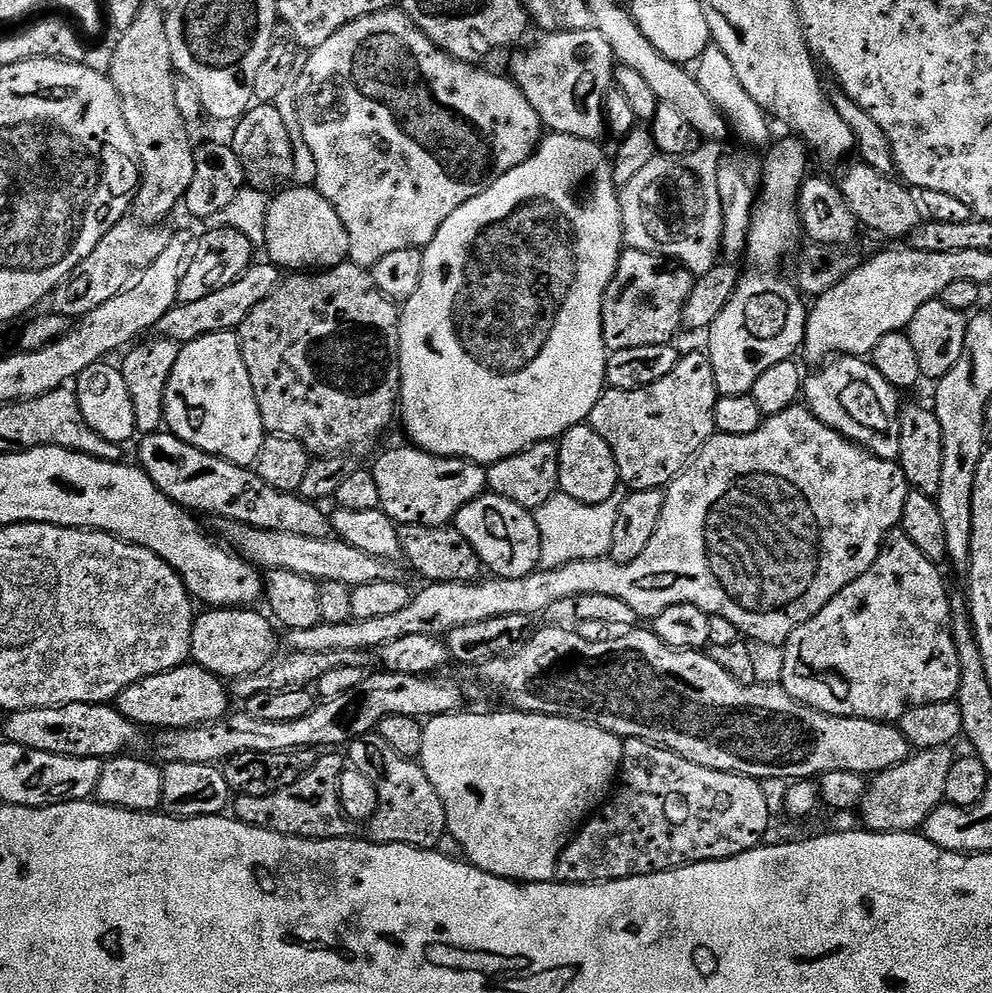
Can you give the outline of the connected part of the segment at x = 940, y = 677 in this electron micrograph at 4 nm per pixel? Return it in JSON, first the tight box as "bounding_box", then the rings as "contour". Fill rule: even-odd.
{"bounding_box":[780,534,960,722],"contour":[[[903,534],[897,535],[881,551],[874,566],[870,566],[870,570],[866,570],[866,574],[862,574],[854,582],[850,582],[850,586],[843,588],[822,611],[814,614],[814,618],[810,618],[790,634],[788,643],[783,645],[786,666],[782,666],[782,678],[780,679],[780,684],[786,690],[786,694],[790,694],[790,698],[794,698],[798,702],[808,704],[831,716],[857,716],[859,720],[879,720],[881,722],[899,722],[902,714],[906,714],[908,708],[953,699],[960,685],[960,667],[958,666],[958,650],[952,637],[950,588],[944,585],[940,571],[941,569],[937,565],[930,562],[930,558],[926,558],[926,554],[922,554],[922,550],[918,550],[918,546],[914,546],[914,542],[910,542]]]}

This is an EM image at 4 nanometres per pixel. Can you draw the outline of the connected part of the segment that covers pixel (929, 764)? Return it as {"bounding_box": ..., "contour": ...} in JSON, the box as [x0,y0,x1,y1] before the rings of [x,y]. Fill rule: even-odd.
{"bounding_box":[858,747,954,832],"contour":[[[951,747],[925,748],[909,756],[906,763],[885,772],[875,773],[858,809],[863,827],[869,832],[916,832],[923,829],[926,818],[930,818],[930,814],[938,805],[945,803],[946,774],[950,774],[950,766],[954,759],[952,751]]]}

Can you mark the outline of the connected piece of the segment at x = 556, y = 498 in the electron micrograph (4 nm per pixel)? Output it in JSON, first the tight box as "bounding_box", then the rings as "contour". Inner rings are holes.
{"bounding_box":[538,484,629,568],"contour":[[[620,484],[610,499],[601,500],[594,504],[583,504],[569,495],[556,493],[538,510],[538,523],[540,525],[540,563],[544,568],[561,568],[570,562],[579,560],[599,560],[608,556],[610,542],[614,538],[615,519],[622,508],[623,502],[629,494],[629,488]]]}

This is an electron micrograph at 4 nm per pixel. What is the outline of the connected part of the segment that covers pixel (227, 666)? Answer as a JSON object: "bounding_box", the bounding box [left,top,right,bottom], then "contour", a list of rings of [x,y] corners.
{"bounding_box":[191,608,278,678],"contour":[[[212,608],[195,617],[192,625],[191,659],[199,668],[221,678],[249,676],[278,656],[273,621],[256,610],[238,608]]]}

